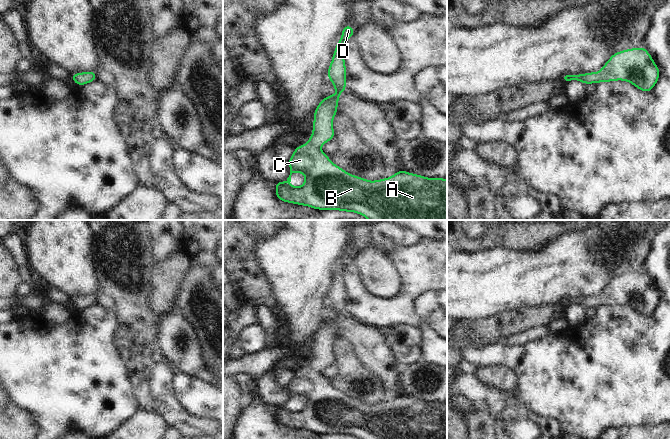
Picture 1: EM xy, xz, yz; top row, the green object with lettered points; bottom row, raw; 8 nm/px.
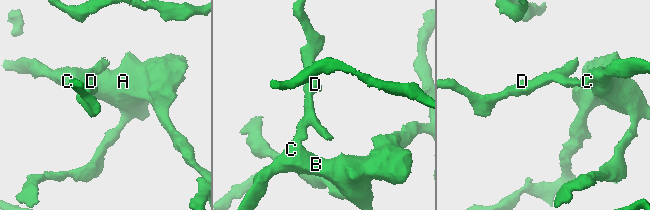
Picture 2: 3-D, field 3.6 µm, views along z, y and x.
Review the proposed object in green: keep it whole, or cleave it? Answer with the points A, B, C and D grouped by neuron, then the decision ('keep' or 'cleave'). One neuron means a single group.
groups A B C D; keep

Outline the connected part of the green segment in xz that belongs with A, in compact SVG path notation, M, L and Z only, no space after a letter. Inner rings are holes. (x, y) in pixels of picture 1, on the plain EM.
M347 247L343 250L341 262L335 269L326 298L337 317L324 321L317 329L313 337L313 354L308 367L294 372L292 380L287 385L290 393L287 405L275 406L276 421L280 425L308 430L315 434L339 434L355 436L359 439L447 439L446 402L427 402L420 398L406 396L401 392L388 402L370 405L346 396L334 388L320 373L323 368L335 363L333 343L337 339L340 319L347 314L347 293L343 272L346 265L354 260L355 253L356 251L351 251ZM294 396L305 399L303 409L298 412L290 408Z

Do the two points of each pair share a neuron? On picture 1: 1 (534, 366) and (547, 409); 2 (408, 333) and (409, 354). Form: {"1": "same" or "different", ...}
{"1": "same", "2": "same"}

